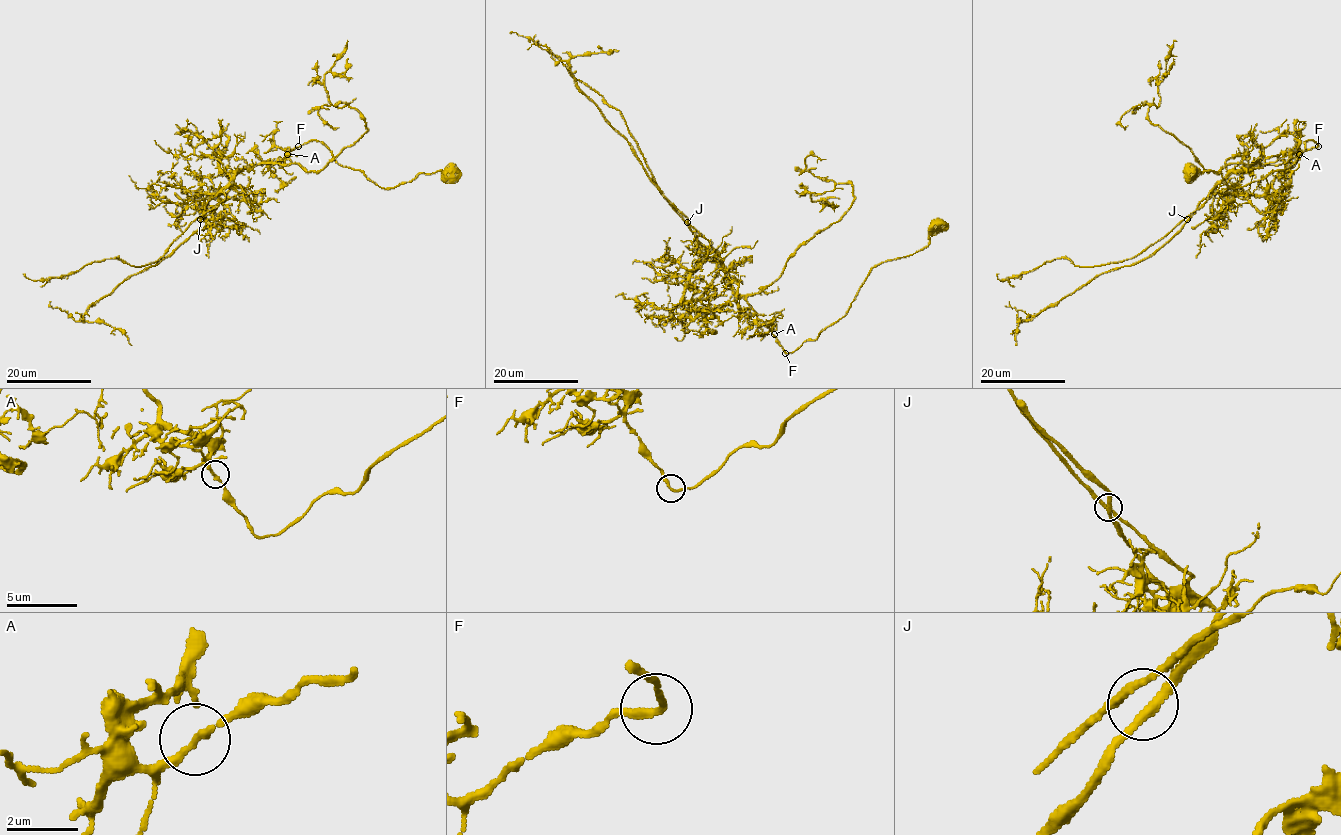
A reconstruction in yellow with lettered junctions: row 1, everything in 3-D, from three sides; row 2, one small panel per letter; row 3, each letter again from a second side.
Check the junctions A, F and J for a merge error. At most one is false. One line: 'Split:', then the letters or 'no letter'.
Split: no letter

